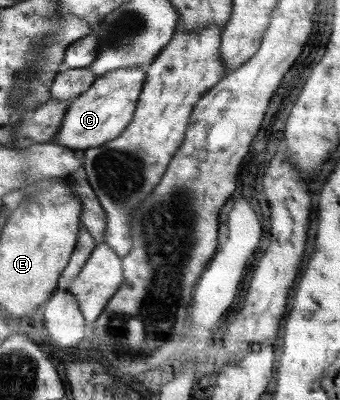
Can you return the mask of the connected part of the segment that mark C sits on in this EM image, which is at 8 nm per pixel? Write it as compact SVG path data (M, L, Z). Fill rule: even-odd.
M152 61L140 66L118 68L98 76L87 91L72 101L55 134L54 142L71 150L101 146L124 131L132 121L138 99Z

